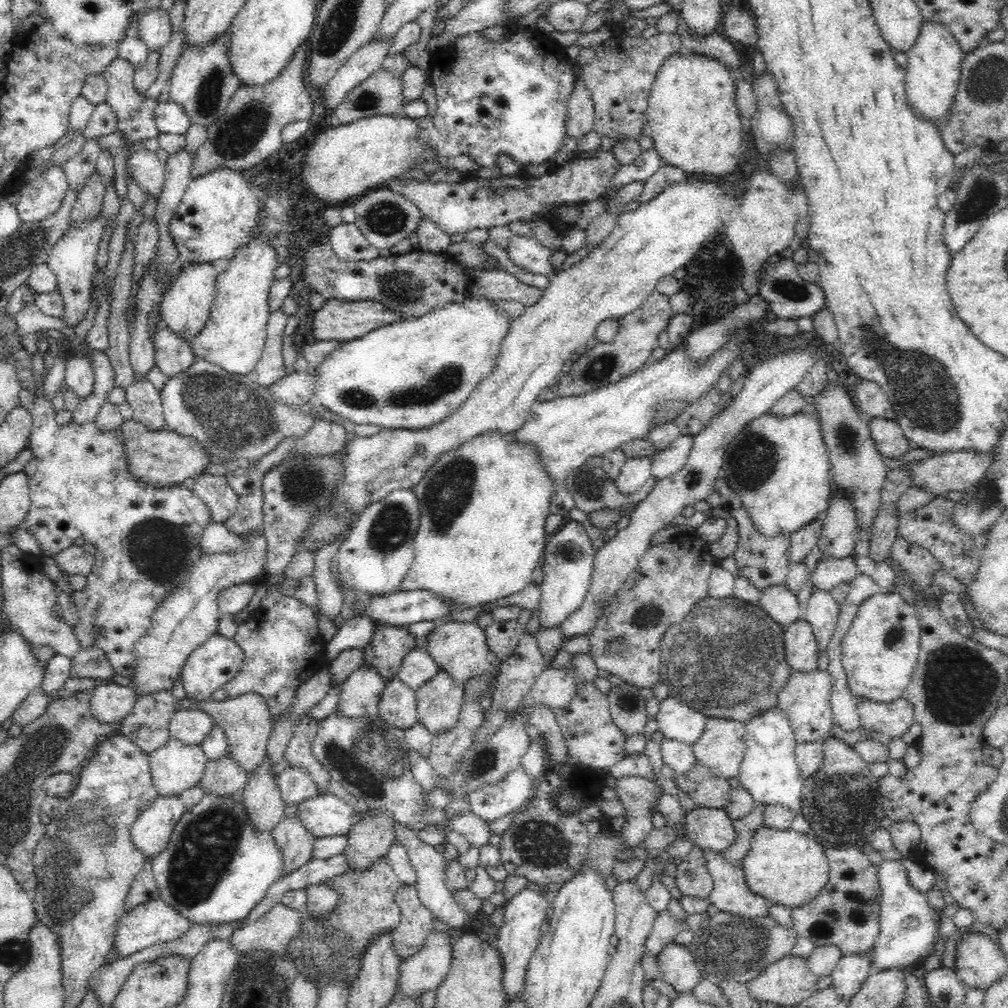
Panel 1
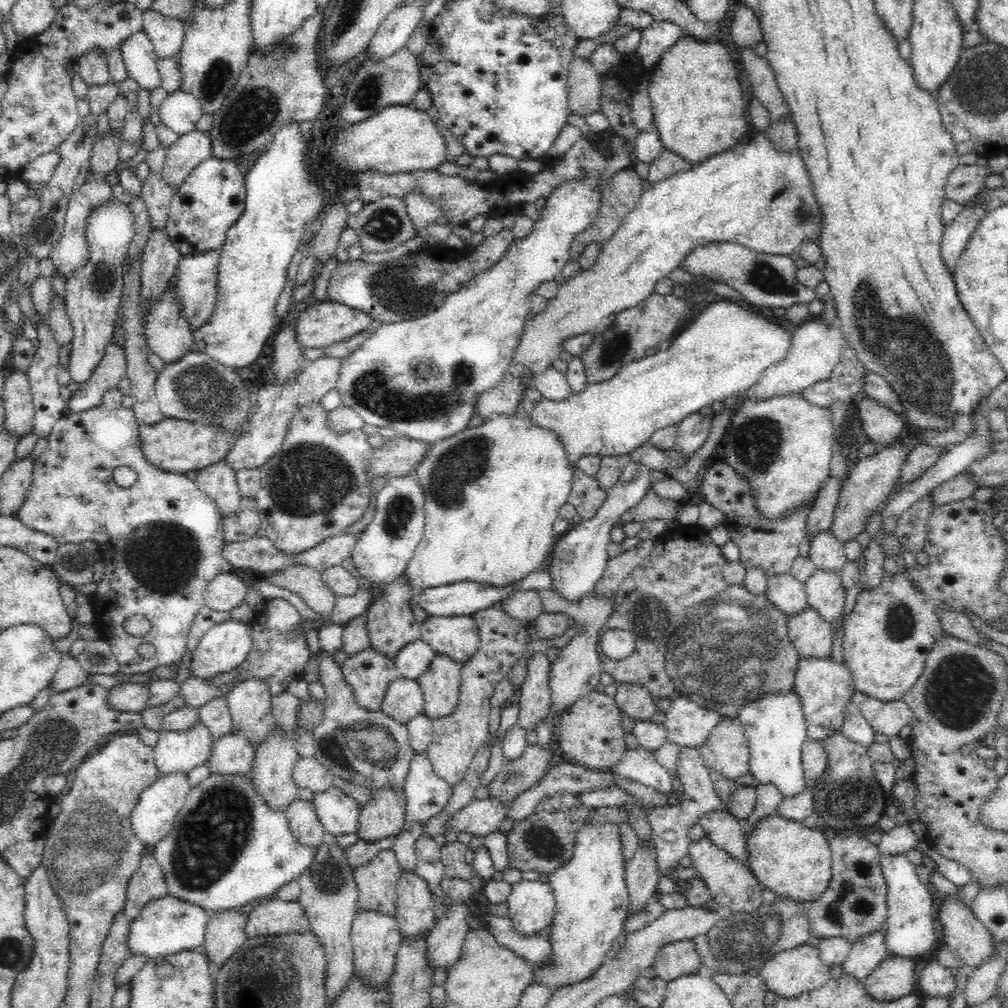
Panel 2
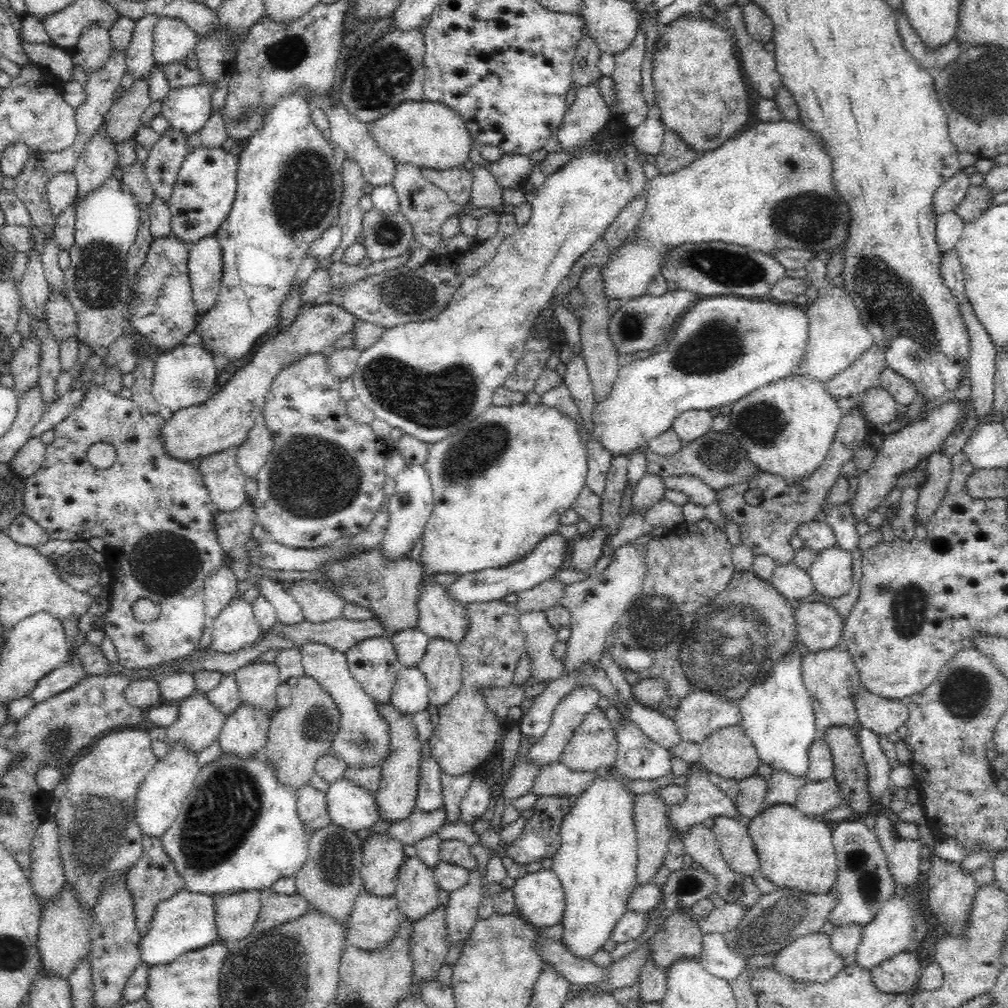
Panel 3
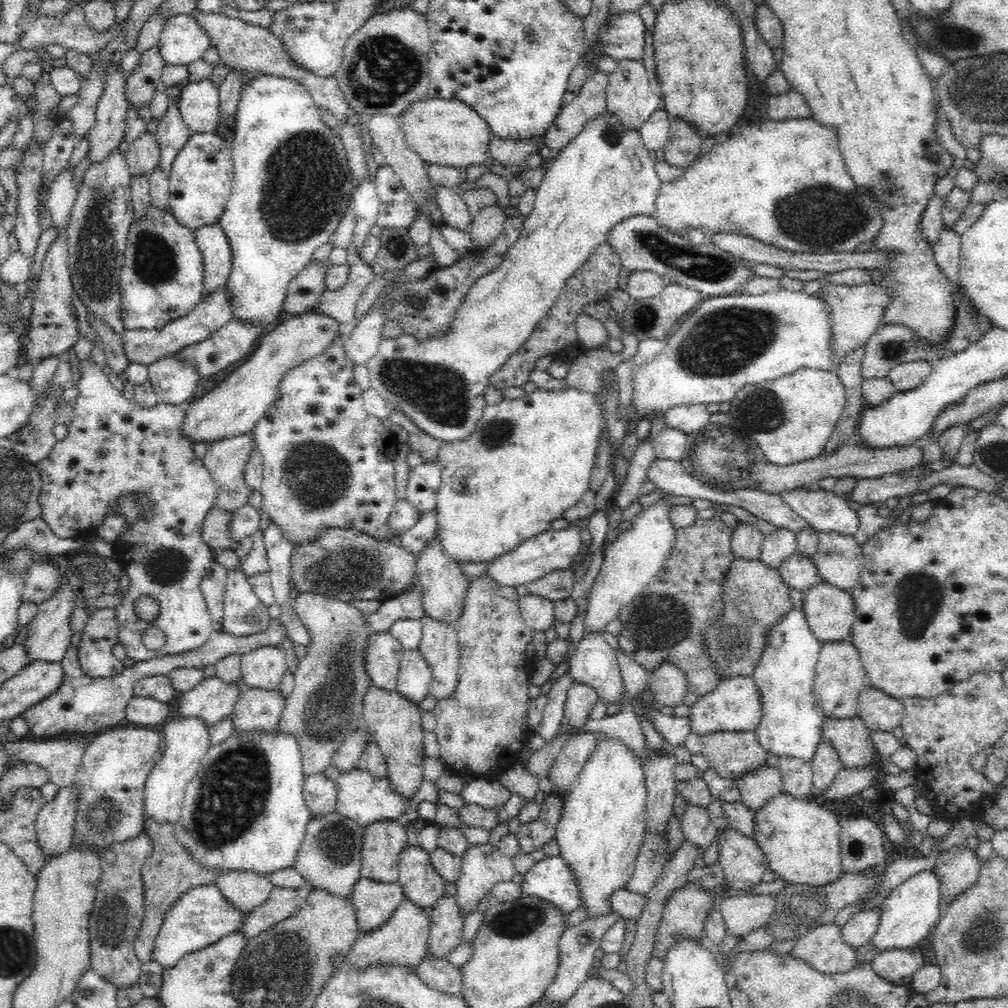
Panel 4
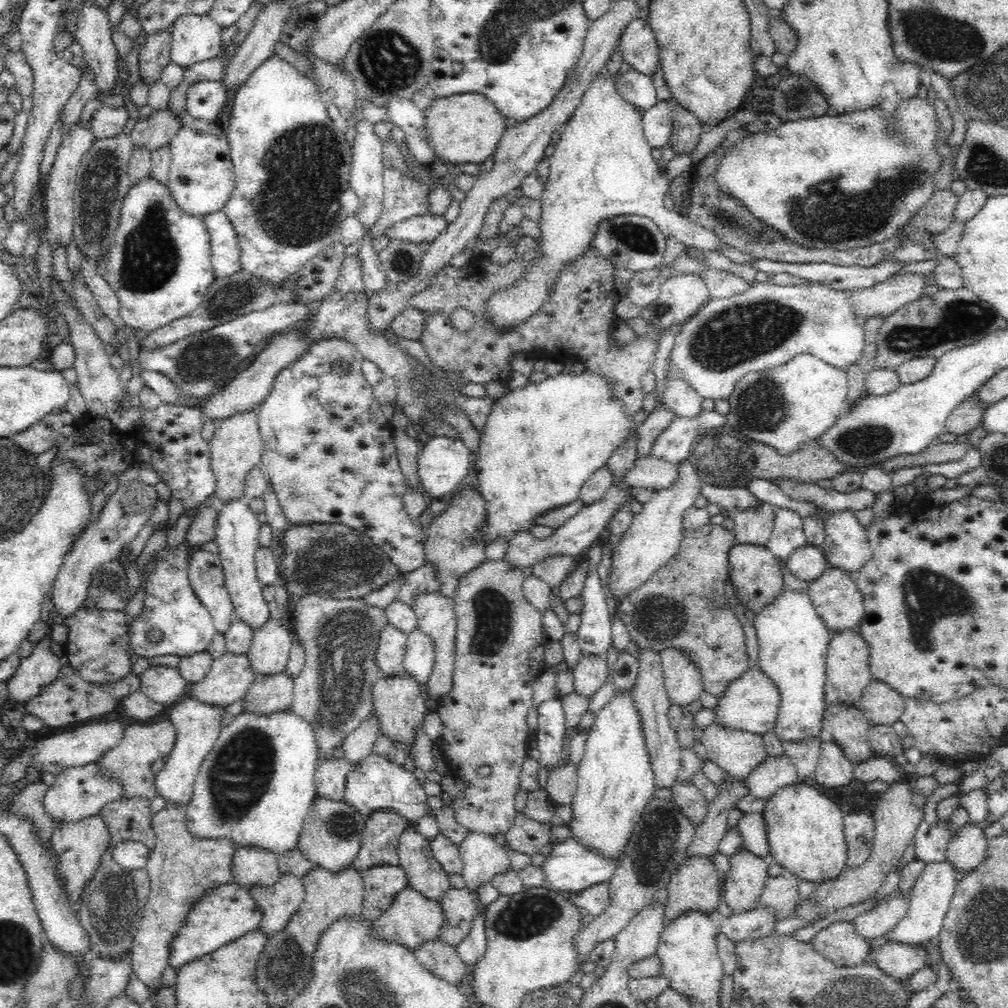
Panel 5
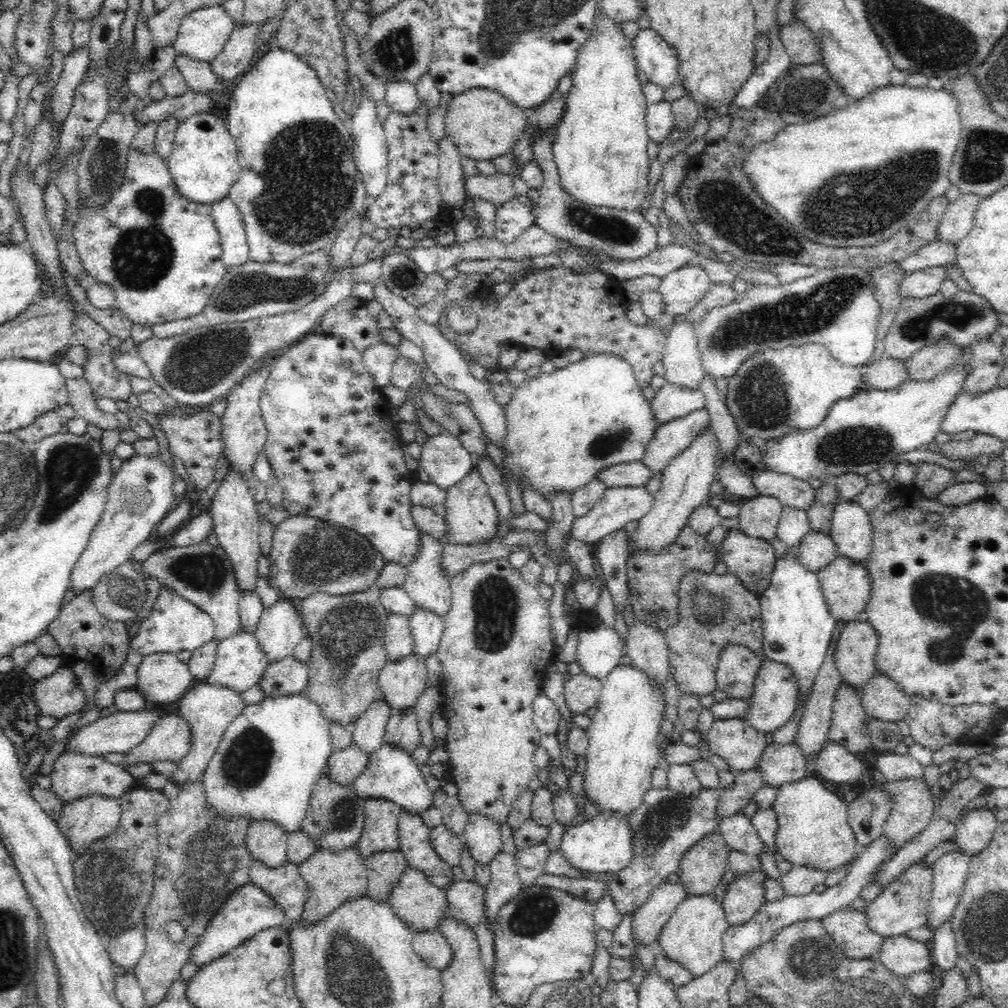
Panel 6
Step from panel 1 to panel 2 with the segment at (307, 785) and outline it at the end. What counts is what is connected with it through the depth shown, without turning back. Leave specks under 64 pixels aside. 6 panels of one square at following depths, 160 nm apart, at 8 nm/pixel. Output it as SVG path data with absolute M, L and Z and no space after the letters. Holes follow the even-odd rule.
M315 756L302 757L294 767L293 779L299 788L310 788L316 793L324 792L333 786L336 776Z

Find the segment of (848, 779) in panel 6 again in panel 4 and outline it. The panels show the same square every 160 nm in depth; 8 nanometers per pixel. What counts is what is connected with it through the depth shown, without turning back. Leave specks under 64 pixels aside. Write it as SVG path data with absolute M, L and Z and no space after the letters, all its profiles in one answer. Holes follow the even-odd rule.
M822 740L810 763L813 768L813 788L818 791L827 789L844 767L838 751L830 743Z

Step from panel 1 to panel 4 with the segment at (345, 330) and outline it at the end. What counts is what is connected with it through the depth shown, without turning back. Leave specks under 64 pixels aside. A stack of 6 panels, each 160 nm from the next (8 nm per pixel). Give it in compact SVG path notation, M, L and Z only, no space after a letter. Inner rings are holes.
M320 312L289 315L260 338L256 350L213 389L203 392L184 406L182 432L195 442L216 442L222 438L251 432L256 422L279 396L282 377L302 362L322 355L324 348L337 339L338 321Z

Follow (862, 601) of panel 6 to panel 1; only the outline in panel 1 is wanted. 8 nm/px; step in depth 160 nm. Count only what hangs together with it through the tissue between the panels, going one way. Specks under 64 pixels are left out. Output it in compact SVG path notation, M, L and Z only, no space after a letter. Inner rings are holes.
M805 618L792 622L792 624L788 624L784 628L783 639L785 657L787 663L793 670L803 670L804 672L812 672L812 670L816 670L820 653L820 642L814 636L813 628Z

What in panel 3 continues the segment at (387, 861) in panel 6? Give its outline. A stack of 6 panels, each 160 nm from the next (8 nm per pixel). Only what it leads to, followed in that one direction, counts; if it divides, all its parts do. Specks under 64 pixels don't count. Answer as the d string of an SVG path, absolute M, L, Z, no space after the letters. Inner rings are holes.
M362 888L346 922L347 943L366 951L386 947L399 930L401 915L395 893L378 896Z

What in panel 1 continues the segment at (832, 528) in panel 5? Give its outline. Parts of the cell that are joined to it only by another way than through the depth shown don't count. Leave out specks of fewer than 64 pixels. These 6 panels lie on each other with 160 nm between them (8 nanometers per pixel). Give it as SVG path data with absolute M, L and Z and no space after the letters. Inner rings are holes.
M812 587L810 598L805 604L804 618L810 623L814 636L820 642L820 651L826 650L831 641L837 629L839 614L840 607L832 597L832 592Z

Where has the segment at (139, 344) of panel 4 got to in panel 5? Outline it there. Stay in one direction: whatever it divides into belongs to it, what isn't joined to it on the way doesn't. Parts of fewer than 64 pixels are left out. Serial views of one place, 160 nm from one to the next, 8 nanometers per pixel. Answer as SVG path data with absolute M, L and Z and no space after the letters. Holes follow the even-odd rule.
M240 268L240 270L236 270L234 274L230 274L230 276L226 276L226 278L217 278L206 291L201 305L198 306L196 310L193 310L185 317L177 318L176 320L153 330L141 342L141 346L168 346L168 344L172 344L172 342L176 342L176 340L180 340L180 338L186 338L186 336L190 336L190 334L194 334L194 332L202 332L202 330L214 328L214 326L230 322L236 317L241 317L254 311L266 310L267 308L270 308L270 306L277 304L299 302L301 298L299 298L299 292L297 292L297 284L299 283L297 282L297 278L299 277L297 276L298 273L299 270L295 274L292 274L288 280L284 280L284 282L269 282L269 280L262 280L261 278L246 272L243 268Z

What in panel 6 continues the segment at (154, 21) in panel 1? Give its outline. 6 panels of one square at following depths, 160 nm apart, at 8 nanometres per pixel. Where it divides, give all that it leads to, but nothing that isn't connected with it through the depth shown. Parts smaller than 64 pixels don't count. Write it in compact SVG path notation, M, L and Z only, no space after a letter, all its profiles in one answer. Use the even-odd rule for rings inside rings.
M215 5L188 12L178 26L177 40L173 43L176 55L190 55L192 58L209 63L222 52L226 42L235 30L235 21L224 6Z

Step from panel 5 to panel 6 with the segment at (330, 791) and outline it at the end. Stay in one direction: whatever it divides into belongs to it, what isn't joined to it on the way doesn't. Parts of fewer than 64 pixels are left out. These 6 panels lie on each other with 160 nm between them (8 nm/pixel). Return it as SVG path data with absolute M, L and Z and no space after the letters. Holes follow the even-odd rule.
M353 742L344 749L334 749L327 762L329 777L340 784L351 785L368 766L369 753L360 750Z

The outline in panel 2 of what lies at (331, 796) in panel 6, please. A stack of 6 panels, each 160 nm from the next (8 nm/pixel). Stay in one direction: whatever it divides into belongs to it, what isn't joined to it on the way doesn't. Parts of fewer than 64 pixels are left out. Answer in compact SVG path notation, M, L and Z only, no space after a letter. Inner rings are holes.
M327 835L314 849L310 866L297 878L300 885L299 903L302 905L311 930L326 951L326 997L330 1004L345 990L355 969L351 930L357 912L359 890L354 878L354 866L350 866L344 847Z

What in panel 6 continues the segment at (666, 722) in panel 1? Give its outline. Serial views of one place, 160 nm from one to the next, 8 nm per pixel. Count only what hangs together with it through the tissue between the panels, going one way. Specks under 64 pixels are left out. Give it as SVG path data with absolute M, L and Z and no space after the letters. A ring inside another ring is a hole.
M763 657L761 665L754 681L753 695L747 698L749 711L743 716L750 727L754 727L758 733L774 733L778 728L785 726L795 715L799 700L798 679L794 671L781 662L774 662Z

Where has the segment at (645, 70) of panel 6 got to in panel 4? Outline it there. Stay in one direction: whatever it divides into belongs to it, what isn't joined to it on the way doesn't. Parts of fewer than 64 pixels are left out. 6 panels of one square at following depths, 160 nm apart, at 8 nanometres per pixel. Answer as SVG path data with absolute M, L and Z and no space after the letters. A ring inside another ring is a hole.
M638 13L616 16L614 20L609 22L608 32L603 33L602 41L604 41L604 53L618 61L634 60L644 62L648 51L646 50L646 26Z

